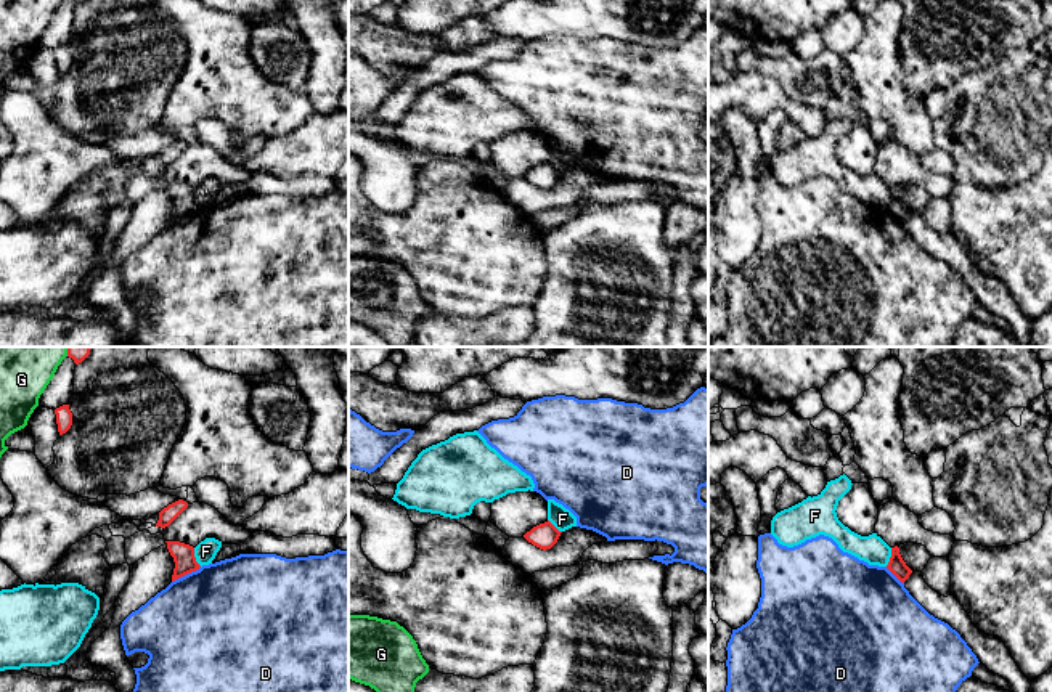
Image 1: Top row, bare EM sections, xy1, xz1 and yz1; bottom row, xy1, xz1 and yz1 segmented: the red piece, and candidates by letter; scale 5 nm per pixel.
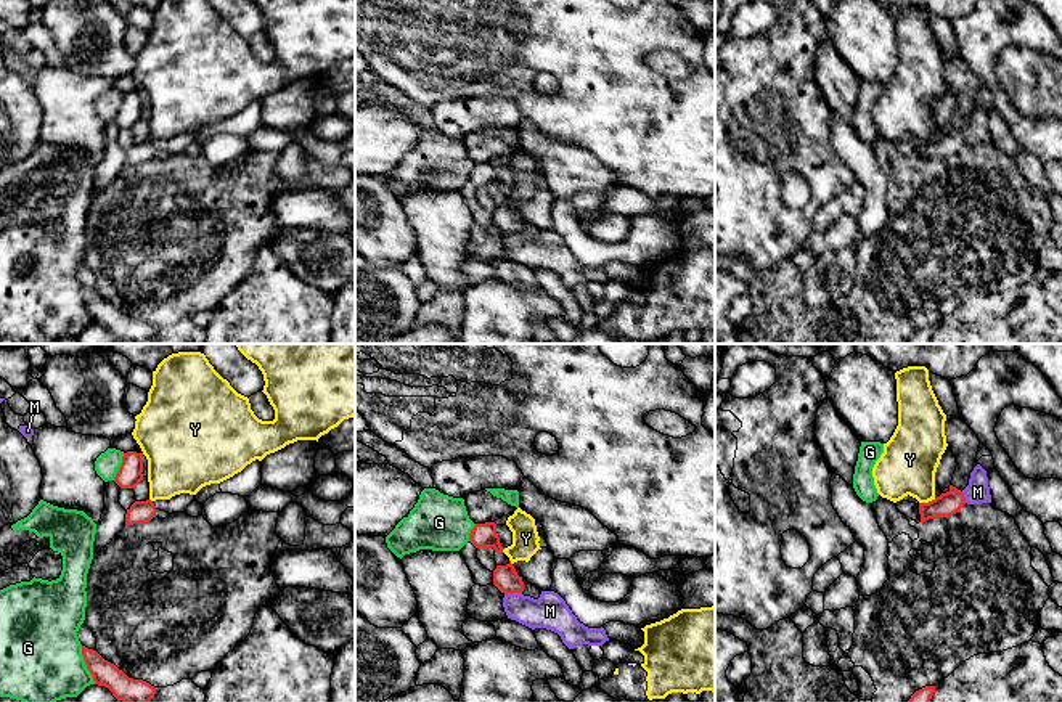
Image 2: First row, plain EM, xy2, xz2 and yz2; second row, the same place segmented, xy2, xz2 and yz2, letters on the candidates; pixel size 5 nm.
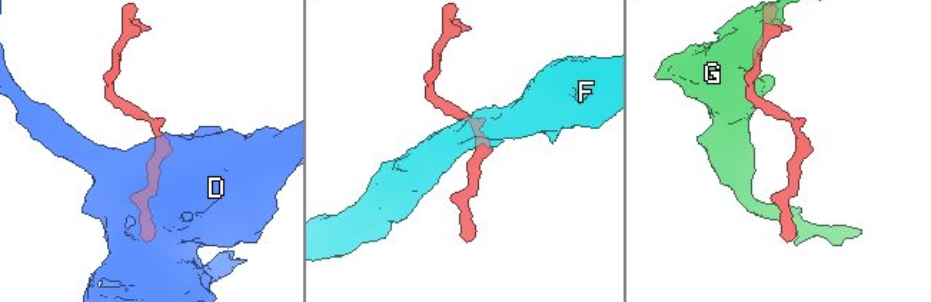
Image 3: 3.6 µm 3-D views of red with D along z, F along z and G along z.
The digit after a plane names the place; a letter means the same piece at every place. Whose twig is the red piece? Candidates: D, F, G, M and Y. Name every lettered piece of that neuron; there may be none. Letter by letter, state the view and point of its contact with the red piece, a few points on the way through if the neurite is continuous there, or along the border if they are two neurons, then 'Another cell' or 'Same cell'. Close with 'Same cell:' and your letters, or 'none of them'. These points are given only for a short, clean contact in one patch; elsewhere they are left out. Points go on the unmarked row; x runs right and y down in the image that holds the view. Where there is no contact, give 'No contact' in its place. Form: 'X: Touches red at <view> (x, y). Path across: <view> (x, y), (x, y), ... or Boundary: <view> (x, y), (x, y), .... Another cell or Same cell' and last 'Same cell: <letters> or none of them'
D: Touches red at xy1 (185, 214). Another cell
F: Touches red at xy1 (195, 198). Boundary: xy1 (193, 188), (193, 196), (201, 206). Another cell
G: Touches red at xy2 (85, 304). Another cell
M: Touches red at xz2 (513, 232). Path across: xz2 (505, 217), (513, 232), (530, 251), (550, 251). Same cell
Y: Touches red at yz2 (929, 142). Another cell
Same cell: M

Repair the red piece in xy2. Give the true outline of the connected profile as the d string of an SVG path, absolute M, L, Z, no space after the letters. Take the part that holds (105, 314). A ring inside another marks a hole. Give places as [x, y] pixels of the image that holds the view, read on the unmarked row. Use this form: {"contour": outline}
{"contour": "M82 286L82 296L95 324L108 328L117 341L149 344L154 337L154 326L143 320L129 318L114 304L104 300L96 291Z"}

